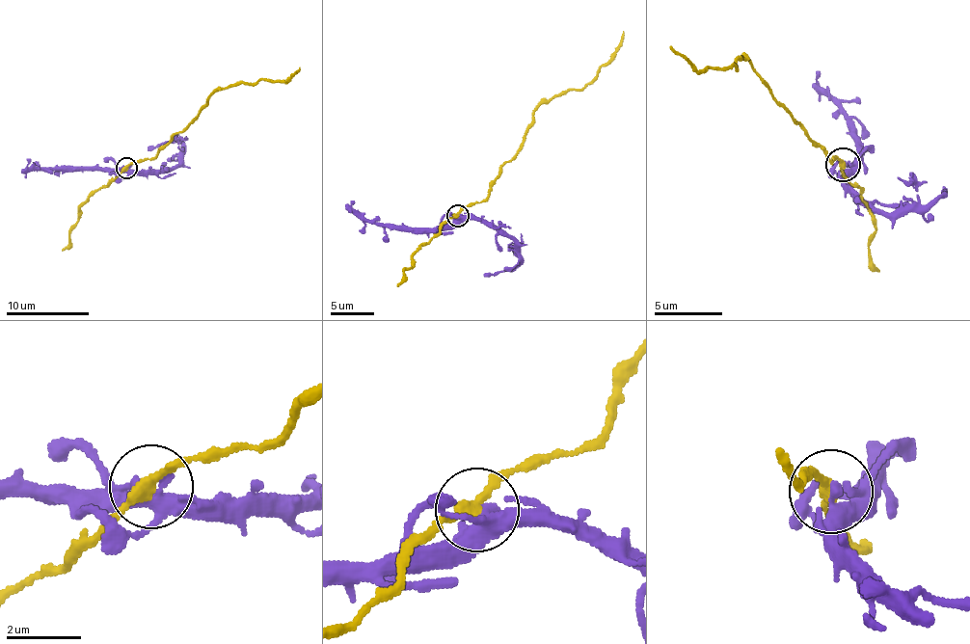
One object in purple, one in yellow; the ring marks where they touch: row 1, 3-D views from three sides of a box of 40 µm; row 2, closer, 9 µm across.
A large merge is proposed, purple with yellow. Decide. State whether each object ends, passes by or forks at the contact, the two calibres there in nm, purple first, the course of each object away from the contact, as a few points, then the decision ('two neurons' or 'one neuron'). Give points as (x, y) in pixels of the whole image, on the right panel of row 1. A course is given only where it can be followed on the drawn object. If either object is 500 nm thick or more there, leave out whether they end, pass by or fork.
purple forks there; yellow passes by; 360 nm thick on the purple side, 280 nm on the other; purple runs (842, 167), (855, 196), (892, 212), (927, 208), (936, 197), (946, 195), (944, 185); yellow runs (842, 164), (828, 159), (751, 62), (737, 60), (739, 70), (729, 66), (703, 71), (670, 46); one neuron

